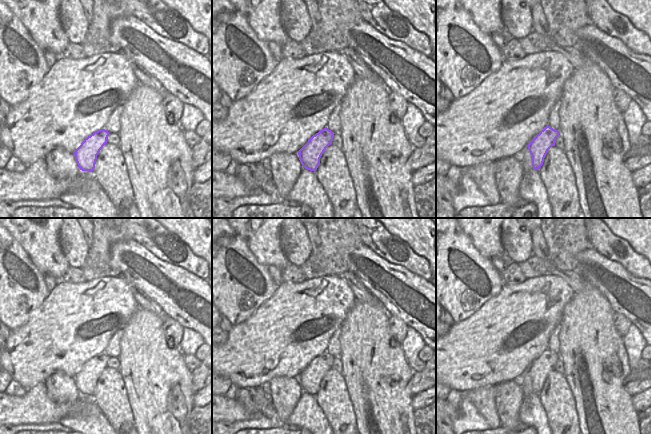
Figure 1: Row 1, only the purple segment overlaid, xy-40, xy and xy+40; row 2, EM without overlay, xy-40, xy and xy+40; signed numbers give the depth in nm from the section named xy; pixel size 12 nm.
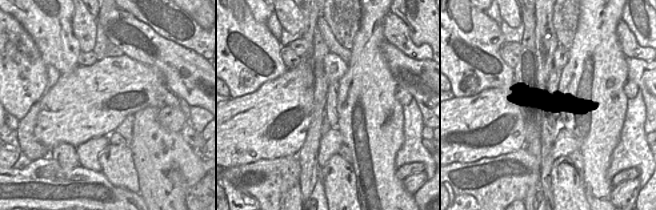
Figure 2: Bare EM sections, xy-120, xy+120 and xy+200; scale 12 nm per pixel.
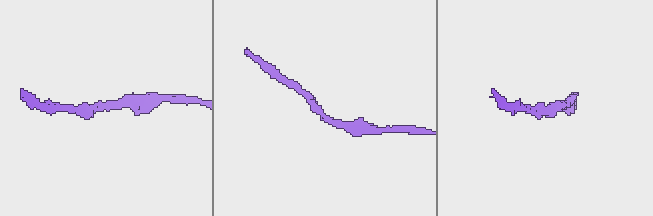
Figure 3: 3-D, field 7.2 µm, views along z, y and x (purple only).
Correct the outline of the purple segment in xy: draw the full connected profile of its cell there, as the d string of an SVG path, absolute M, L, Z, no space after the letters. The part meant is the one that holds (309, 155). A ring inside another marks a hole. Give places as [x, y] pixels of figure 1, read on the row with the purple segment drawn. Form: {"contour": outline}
{"contour": "M325 127L308 140L298 152L303 168L314 172L317 170L322 154L332 144L334 134Z"}

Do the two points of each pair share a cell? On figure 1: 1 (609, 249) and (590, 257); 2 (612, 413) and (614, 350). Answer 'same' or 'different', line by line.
1: different
2: same

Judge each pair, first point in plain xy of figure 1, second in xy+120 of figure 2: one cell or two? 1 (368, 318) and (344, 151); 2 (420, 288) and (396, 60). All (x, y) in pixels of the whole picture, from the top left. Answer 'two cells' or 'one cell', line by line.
1: two cells
2: one cell

